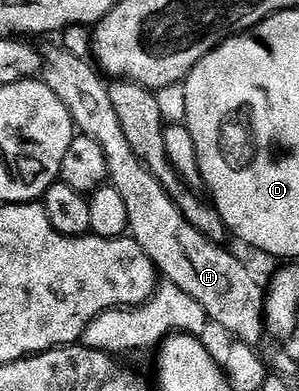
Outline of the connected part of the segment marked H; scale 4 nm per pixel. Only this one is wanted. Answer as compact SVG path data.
M57 48L57 50L45 50L43 54L43 61L41 64L41 70L39 73L40 81L47 84L47 88L51 88L51 92L55 92L55 96L59 96L59 100L63 100L63 108L67 108L67 112L71 116L74 127L84 137L95 140L95 144L99 144L99 148L103 152L105 157L105 169L107 171L108 181L111 186L118 190L119 196L123 198L124 207L127 208L127 220L129 221L128 233L133 239L139 244L139 248L143 248L143 252L151 261L153 265L157 267L157 273L168 285L174 286L175 288L183 288L183 292L187 292L187 296L191 296L191 300L199 300L199 304L204 308L205 313L209 316L210 322L218 322L221 324L227 332L229 332L233 338L237 339L238 342L245 343L249 347L256 347L258 345L257 341L261 337L265 338L267 331L265 326L265 302L266 302L266 291L262 289L259 284L255 284L250 274L247 273L246 269L243 268L243 264L239 262L230 254L230 251L226 249L224 245L212 242L207 236L203 236L203 232L199 232L196 228L186 220L183 216L183 212L179 212L179 208L171 200L171 196L165 191L164 188L159 184L159 180L155 180L155 176L150 170L139 160L139 156L135 156L135 152L131 148L131 144L127 144L127 135L123 132L123 124L119 124L119 116L115 116L115 107L111 105L111 96L109 95L109 87L107 85L106 79L102 77L99 73L98 67L94 65L88 57L80 58L79 55L75 54L72 49Z

